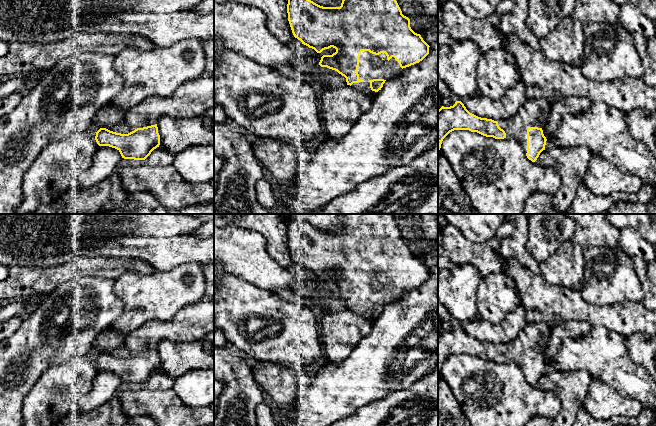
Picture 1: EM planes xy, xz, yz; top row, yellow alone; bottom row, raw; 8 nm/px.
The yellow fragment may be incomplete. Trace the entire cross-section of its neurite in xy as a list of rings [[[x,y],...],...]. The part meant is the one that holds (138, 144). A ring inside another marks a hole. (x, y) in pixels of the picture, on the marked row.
[[[204,71],[198,78],[181,85],[171,96],[152,95],[130,109],[126,113],[126,121],[129,126],[135,128],[134,131],[121,134],[100,128],[96,132],[95,140],[99,146],[117,149],[124,159],[145,160],[160,145],[157,123],[161,117],[187,119],[200,115],[212,107],[214,107],[214,74]]]

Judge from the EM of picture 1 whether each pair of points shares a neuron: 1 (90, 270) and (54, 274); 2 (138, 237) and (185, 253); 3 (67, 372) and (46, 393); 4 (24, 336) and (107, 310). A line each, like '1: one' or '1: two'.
1: one
2: one
3: one
4: one

